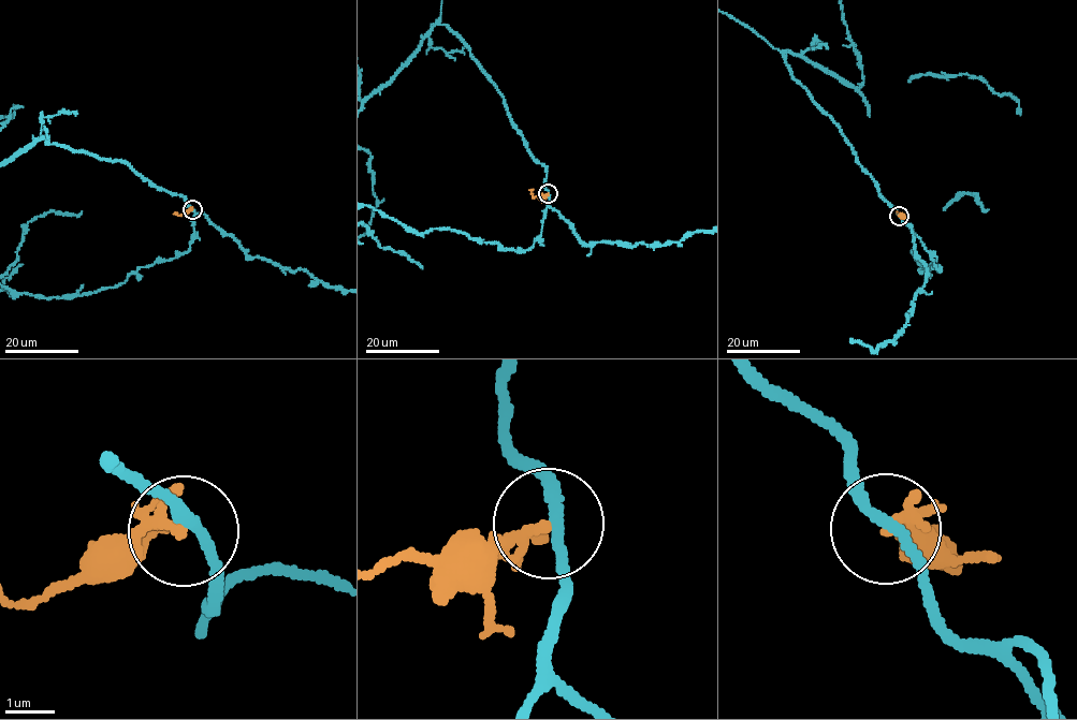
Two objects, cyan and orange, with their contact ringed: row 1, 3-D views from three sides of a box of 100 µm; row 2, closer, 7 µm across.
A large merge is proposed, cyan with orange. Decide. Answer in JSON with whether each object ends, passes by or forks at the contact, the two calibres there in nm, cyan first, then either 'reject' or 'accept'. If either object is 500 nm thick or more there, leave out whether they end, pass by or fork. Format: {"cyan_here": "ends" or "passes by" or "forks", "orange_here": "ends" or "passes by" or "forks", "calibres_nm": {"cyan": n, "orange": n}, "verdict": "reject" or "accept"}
{"cyan_here": "passes by", "orange_here": "forks", "calibres_nm": {"cyan": 240, "orange": 140}, "verdict": "reject"}

